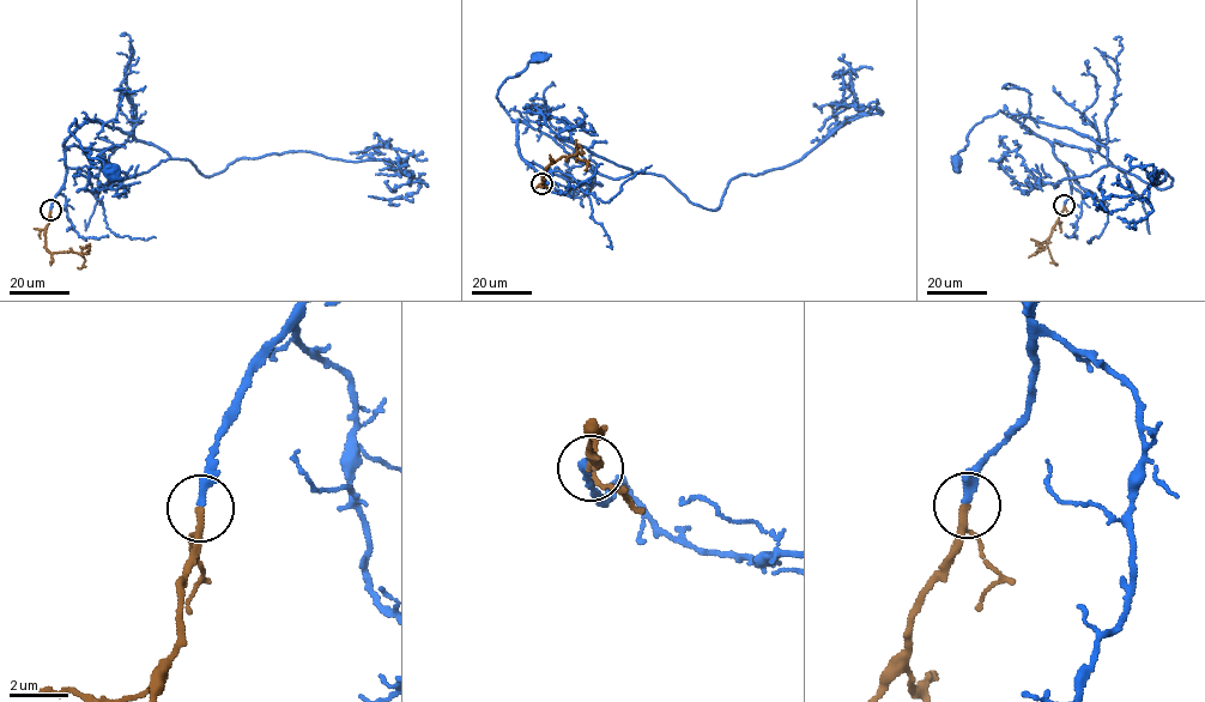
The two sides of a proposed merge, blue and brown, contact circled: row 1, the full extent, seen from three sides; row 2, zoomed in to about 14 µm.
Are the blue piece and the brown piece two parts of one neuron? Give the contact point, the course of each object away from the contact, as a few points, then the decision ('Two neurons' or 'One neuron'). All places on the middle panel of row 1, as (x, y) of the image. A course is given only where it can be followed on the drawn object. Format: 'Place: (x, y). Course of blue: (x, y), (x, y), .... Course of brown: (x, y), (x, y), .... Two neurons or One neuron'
Place: (542, 183). Course of blue: (542, 185), (540, 174), (521, 158), (516, 121), (496, 96), (504, 80), (538, 58). Course of brown: (543, 185), (546, 168), (563, 156), (580, 153), (580, 146), (576, 157), (586, 161), (585, 170). One neuron

